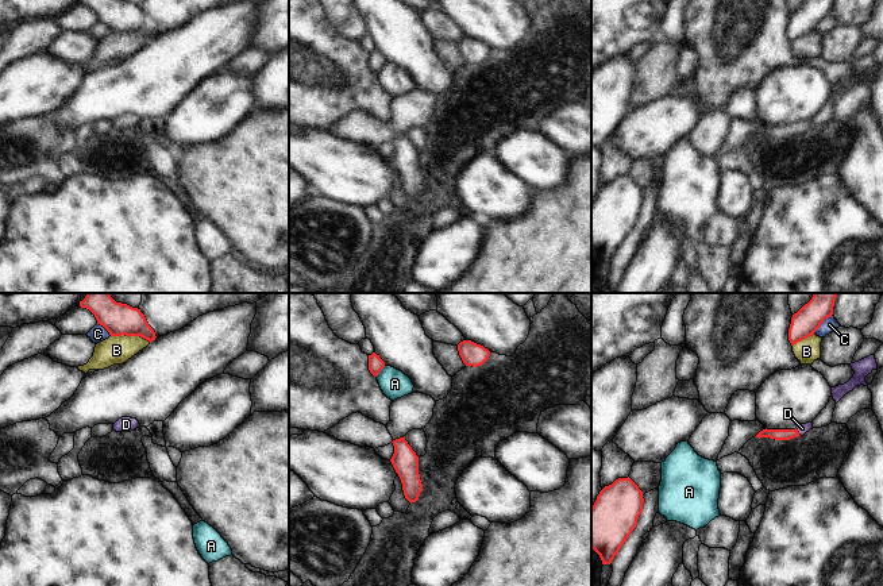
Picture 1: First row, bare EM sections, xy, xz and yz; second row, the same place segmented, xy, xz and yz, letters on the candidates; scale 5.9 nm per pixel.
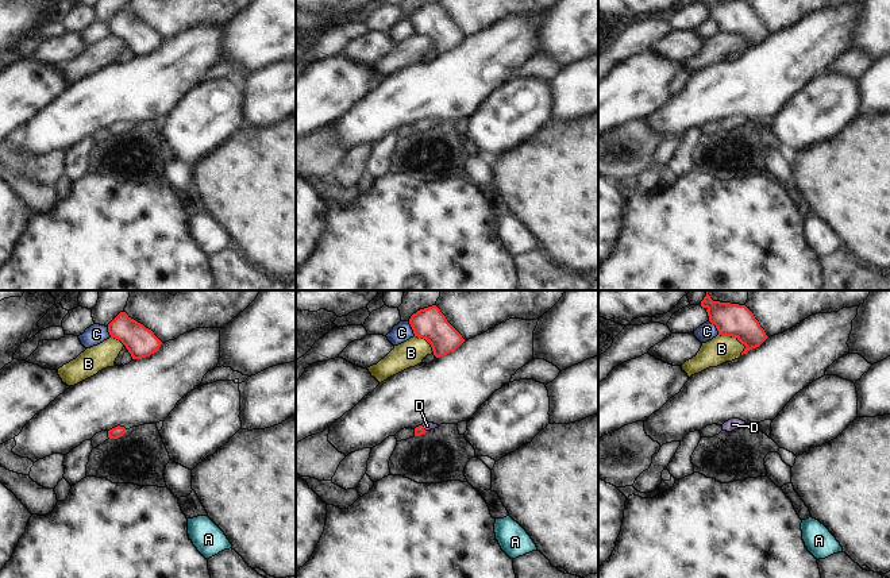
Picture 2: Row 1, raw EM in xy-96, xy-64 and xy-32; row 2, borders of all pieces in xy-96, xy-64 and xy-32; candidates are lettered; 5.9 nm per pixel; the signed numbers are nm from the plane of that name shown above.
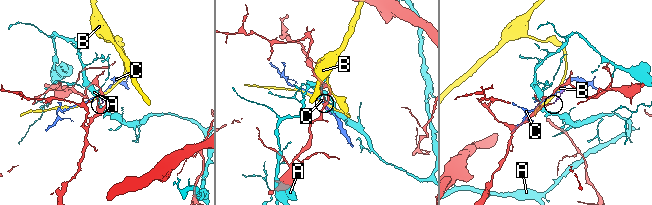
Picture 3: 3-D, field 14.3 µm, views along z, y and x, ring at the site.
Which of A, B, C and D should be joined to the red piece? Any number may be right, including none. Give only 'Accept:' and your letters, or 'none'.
Accept: D

